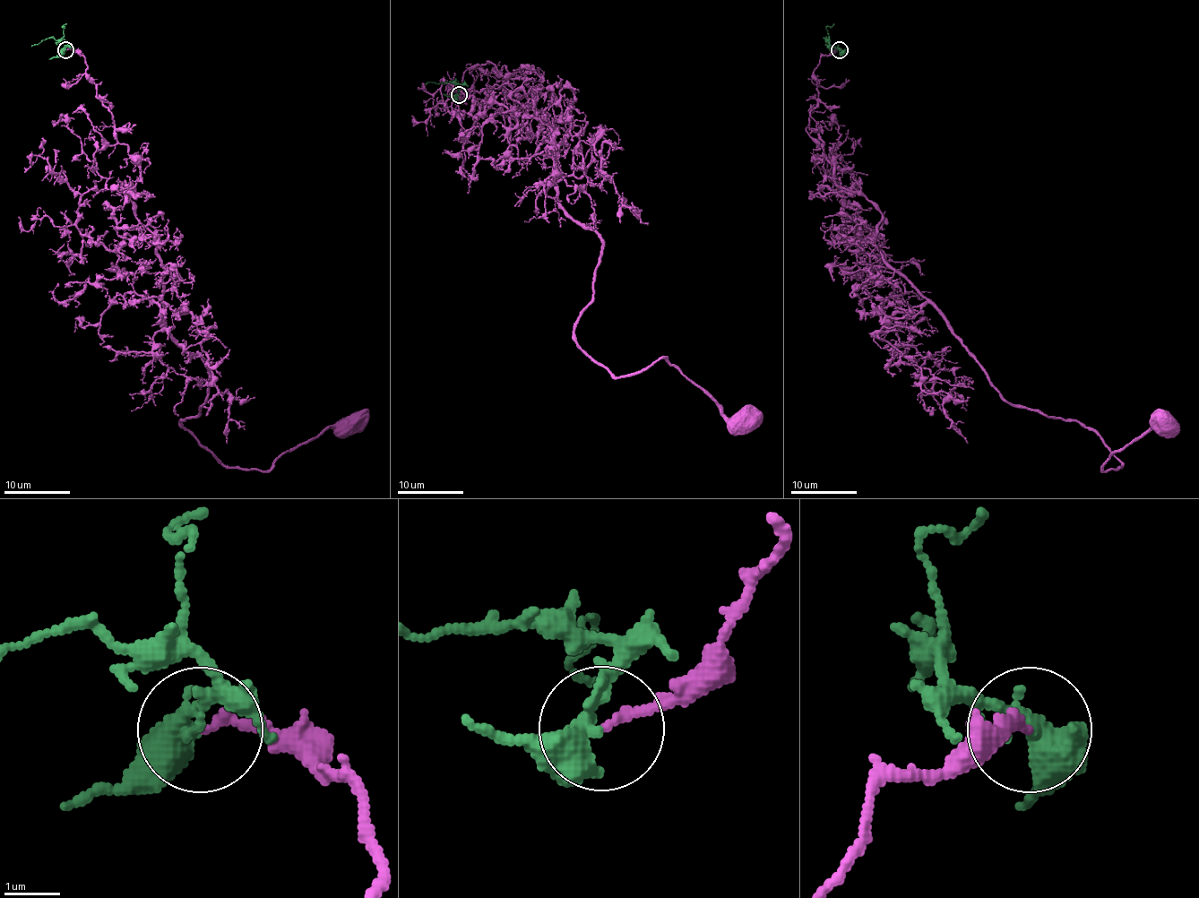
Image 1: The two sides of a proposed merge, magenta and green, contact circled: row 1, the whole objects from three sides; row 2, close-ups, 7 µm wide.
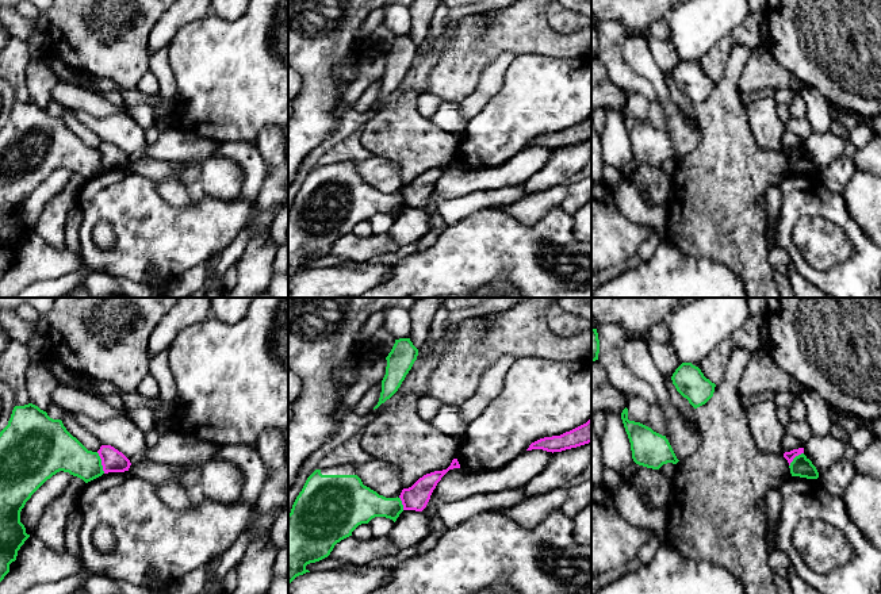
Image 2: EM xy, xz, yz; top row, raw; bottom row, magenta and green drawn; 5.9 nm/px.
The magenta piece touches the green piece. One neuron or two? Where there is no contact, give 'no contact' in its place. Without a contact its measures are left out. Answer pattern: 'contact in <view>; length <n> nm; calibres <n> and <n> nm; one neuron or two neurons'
contact in xy; length 140 nm; calibres 140 and 220 nm; two neurons

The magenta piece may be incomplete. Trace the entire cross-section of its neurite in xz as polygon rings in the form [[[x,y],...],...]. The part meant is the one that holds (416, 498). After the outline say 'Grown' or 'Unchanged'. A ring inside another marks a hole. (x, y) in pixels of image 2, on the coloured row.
[[[453,459],[451,465],[443,471],[434,471],[420,478],[411,487],[403,488],[399,498],[403,510],[422,511],[441,478],[453,468],[460,468],[457,459]]]. Unchanged

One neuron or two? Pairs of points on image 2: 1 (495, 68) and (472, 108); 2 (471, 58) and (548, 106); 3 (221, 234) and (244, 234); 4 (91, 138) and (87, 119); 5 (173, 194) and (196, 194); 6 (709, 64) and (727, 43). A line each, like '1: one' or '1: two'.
1: one
2: two
3: two
4: two
5: one
6: one

